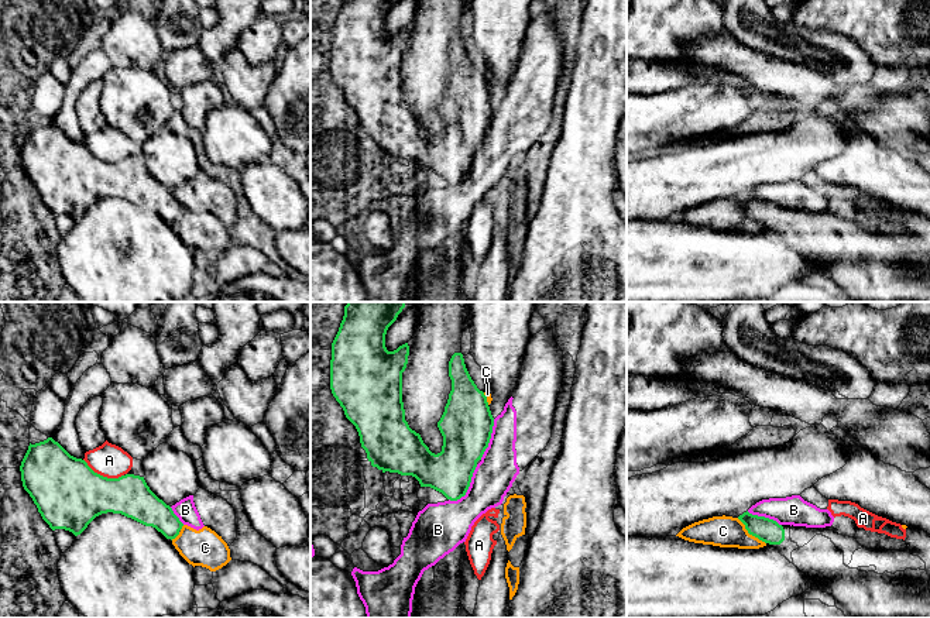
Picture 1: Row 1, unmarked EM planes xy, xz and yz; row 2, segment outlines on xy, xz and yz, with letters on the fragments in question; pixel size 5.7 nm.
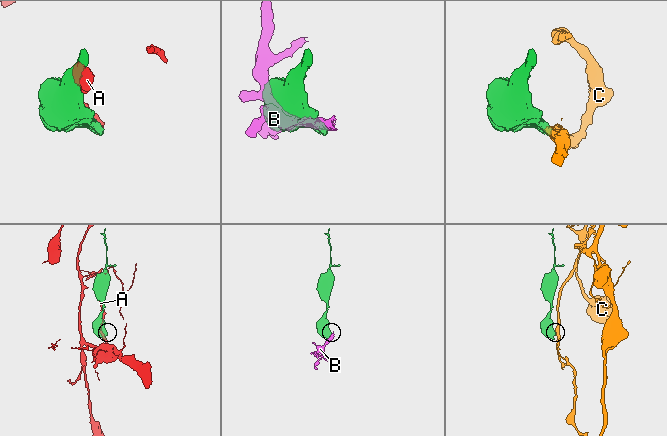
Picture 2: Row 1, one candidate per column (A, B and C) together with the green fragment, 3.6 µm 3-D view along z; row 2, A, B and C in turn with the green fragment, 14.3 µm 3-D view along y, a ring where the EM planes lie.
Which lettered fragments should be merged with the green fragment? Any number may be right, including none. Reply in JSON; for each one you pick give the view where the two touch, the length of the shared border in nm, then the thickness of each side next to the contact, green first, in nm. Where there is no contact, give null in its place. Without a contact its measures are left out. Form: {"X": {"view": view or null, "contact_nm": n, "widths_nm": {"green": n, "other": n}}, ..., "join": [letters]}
{"C": {"view": "yz", "contact_nm": 220, "widths_nm": {"green": 140, "other": 180}}, "join": ["C"]}

